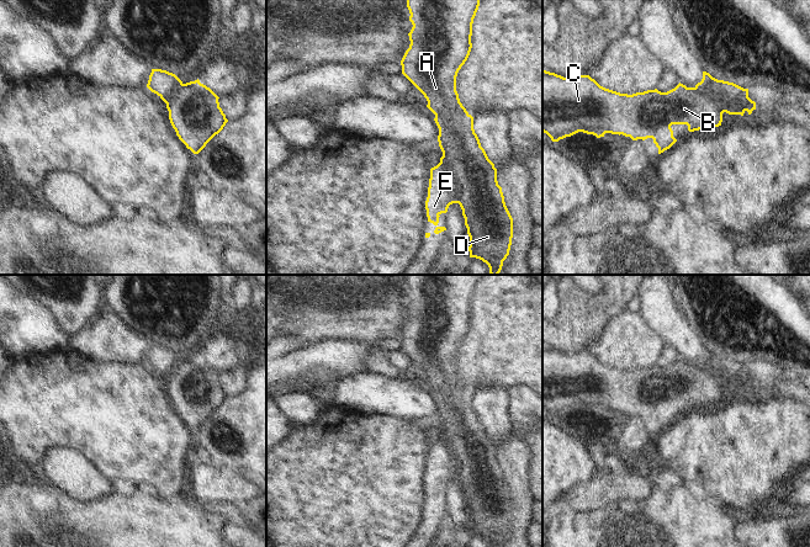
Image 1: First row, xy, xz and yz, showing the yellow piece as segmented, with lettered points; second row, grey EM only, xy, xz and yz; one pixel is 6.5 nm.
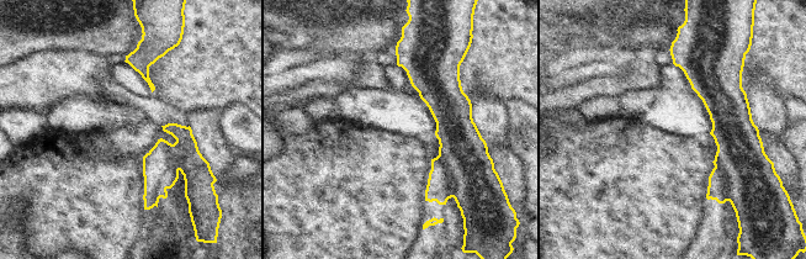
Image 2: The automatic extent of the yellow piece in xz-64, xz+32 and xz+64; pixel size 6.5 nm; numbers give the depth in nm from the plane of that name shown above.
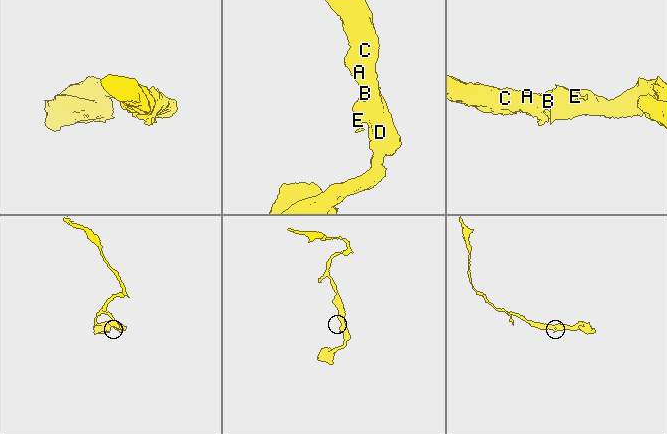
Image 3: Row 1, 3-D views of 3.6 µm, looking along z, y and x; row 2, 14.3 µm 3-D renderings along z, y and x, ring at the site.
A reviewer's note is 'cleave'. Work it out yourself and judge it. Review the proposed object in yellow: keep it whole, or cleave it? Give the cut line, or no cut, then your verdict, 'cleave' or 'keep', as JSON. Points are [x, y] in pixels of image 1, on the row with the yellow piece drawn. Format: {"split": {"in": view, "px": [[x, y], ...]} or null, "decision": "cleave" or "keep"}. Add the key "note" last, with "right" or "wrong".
{"split": {"in": "xz", "px": [[443, 154], [460, 185], [459, 202]]}, "decision": "cleave", "note": "right"}

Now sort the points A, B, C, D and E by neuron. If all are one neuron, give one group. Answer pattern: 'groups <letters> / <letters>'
groups A B C D / E

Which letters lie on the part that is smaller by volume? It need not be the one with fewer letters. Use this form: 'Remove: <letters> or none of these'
Remove: E

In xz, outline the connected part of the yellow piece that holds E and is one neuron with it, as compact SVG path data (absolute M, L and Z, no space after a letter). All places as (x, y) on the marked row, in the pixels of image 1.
M443 155L440 163L430 169L428 197L425 201L428 222L436 227L434 230L435 234L446 230L445 227L438 225L439 217L441 213L448 212L450 205L459 203L460 195L461 185L457 182Z

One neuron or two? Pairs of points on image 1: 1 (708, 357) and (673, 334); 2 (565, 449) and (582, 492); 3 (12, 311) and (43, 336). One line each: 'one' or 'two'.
1: one
2: two
3: one

